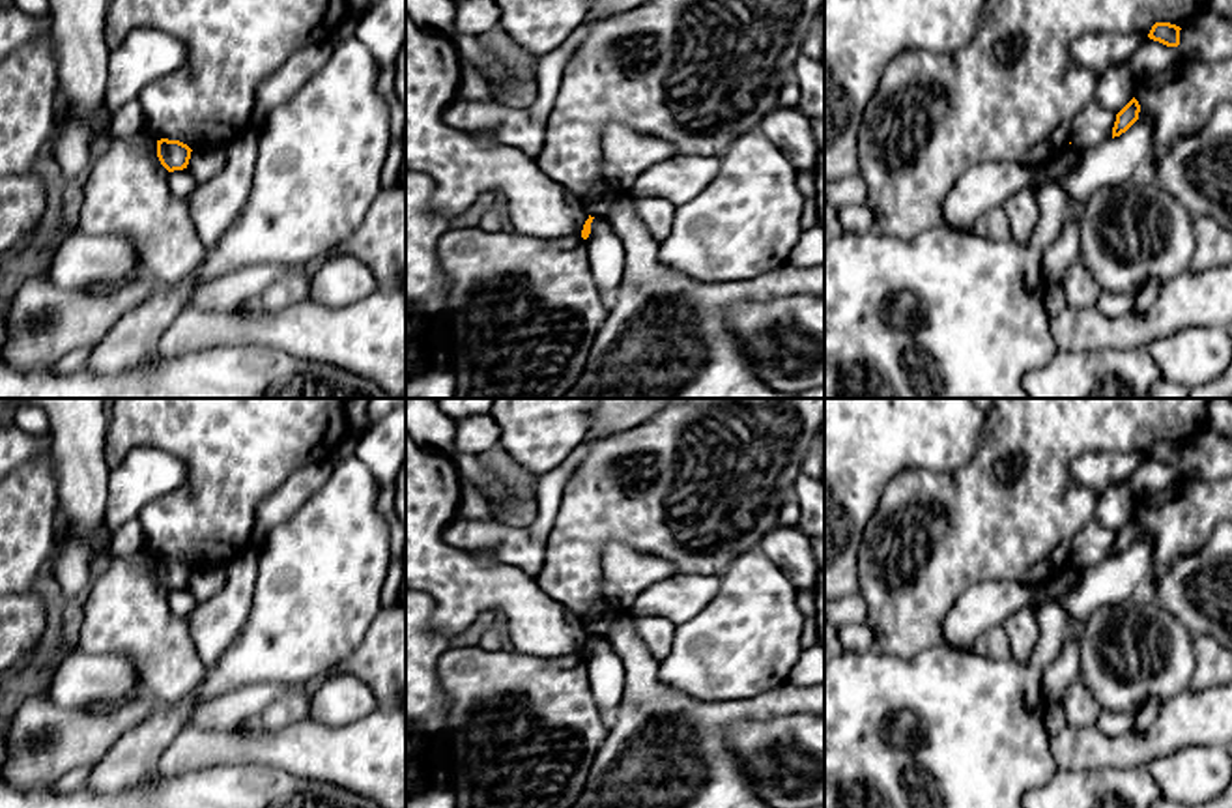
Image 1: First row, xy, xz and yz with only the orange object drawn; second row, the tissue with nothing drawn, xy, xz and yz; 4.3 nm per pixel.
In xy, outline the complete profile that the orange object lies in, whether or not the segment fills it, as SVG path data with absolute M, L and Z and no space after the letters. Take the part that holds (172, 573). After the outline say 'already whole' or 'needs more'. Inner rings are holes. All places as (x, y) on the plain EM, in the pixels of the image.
M168 557L157 559L157 576L168 591L187 587L191 570L193 569L179 559L168 559Z; already whole

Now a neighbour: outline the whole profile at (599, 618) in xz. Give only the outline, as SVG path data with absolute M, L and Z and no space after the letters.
M606 600L591 606L585 613L581 613L581 621L585 625L585 630L591 636L602 636L608 632L611 623L617 619L621 612L608 604Z

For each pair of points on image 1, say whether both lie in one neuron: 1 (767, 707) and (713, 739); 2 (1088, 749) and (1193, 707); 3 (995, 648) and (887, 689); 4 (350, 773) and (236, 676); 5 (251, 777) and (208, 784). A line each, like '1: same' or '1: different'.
1: same
2: same
3: different
4: different
5: same

